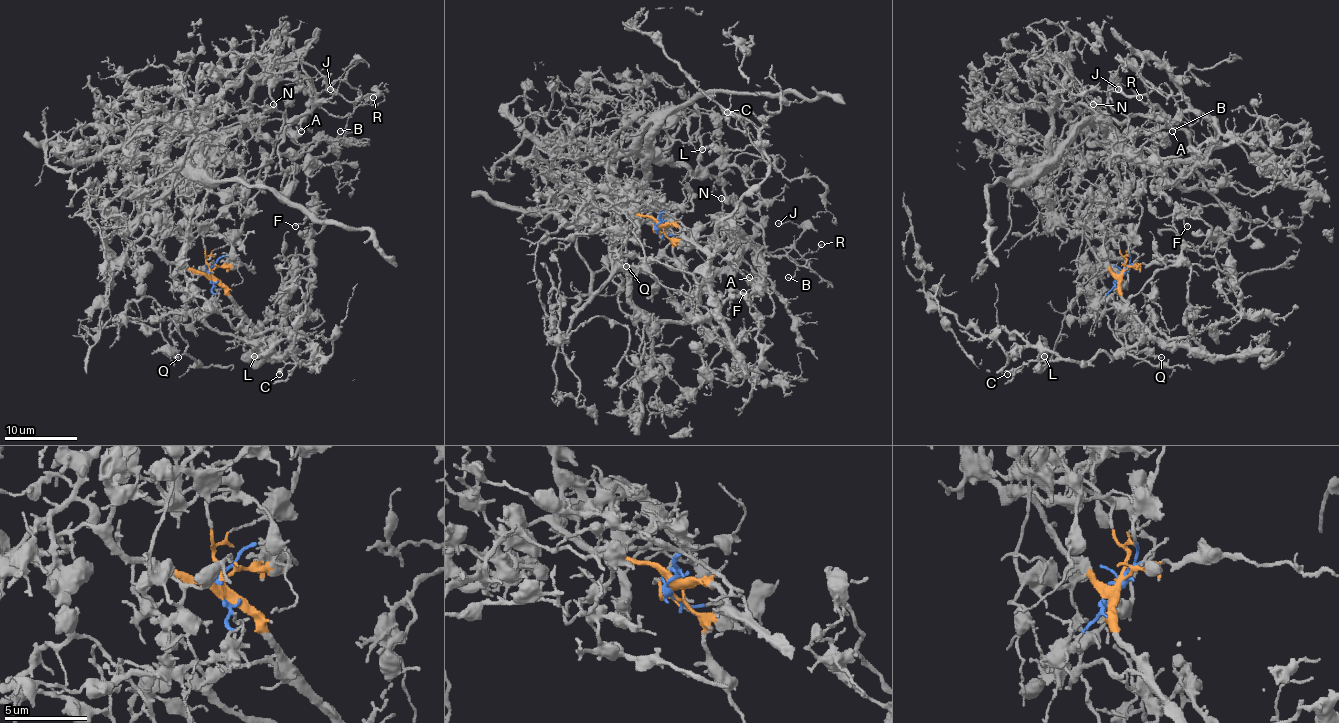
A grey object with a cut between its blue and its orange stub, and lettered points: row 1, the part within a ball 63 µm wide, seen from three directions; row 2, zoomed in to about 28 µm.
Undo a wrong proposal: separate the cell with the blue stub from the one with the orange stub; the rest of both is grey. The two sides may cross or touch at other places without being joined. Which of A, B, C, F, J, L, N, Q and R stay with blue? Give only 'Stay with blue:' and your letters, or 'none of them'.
Stay with blue: A, B, J, N, R

